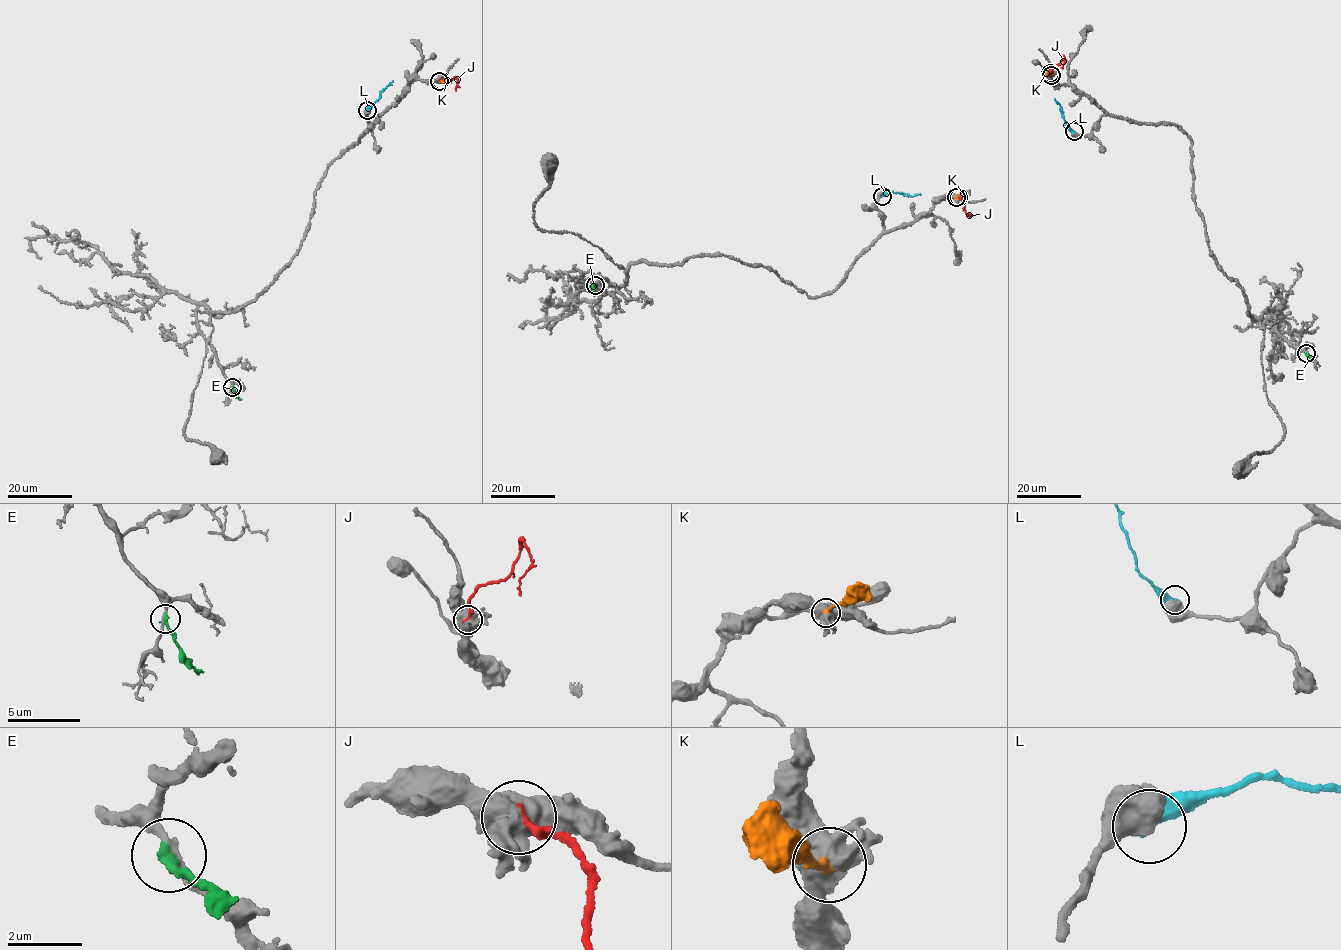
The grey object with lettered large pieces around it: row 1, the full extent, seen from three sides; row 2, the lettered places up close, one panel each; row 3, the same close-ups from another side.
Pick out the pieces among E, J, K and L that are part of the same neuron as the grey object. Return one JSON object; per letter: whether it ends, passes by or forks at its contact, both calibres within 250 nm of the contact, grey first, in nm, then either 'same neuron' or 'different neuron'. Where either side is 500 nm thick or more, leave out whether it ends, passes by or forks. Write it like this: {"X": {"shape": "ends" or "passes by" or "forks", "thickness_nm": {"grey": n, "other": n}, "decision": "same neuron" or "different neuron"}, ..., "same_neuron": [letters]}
{"E": {"shape": "ends", "thickness_nm": {"grey": 200, "other": 240}, "decision": "different neuron"}, "J": {"thickness_nm": {"grey": 600, "other": 190}, "decision": "different neuron"}, "K": {"thickness_nm": {"grey": 500, "other": 280}, "decision": "same neuron"}, "L": {"thickness_nm": {"grey": 800, "other": 360}, "decision": "different neuron"}, "same_neuron": ["K"]}

